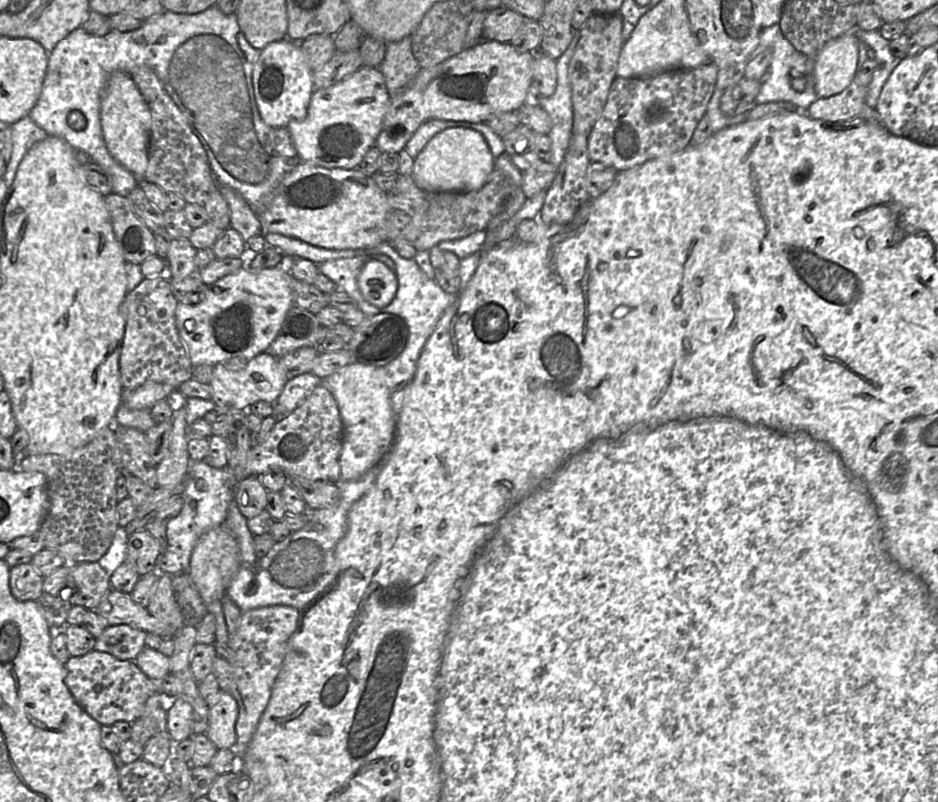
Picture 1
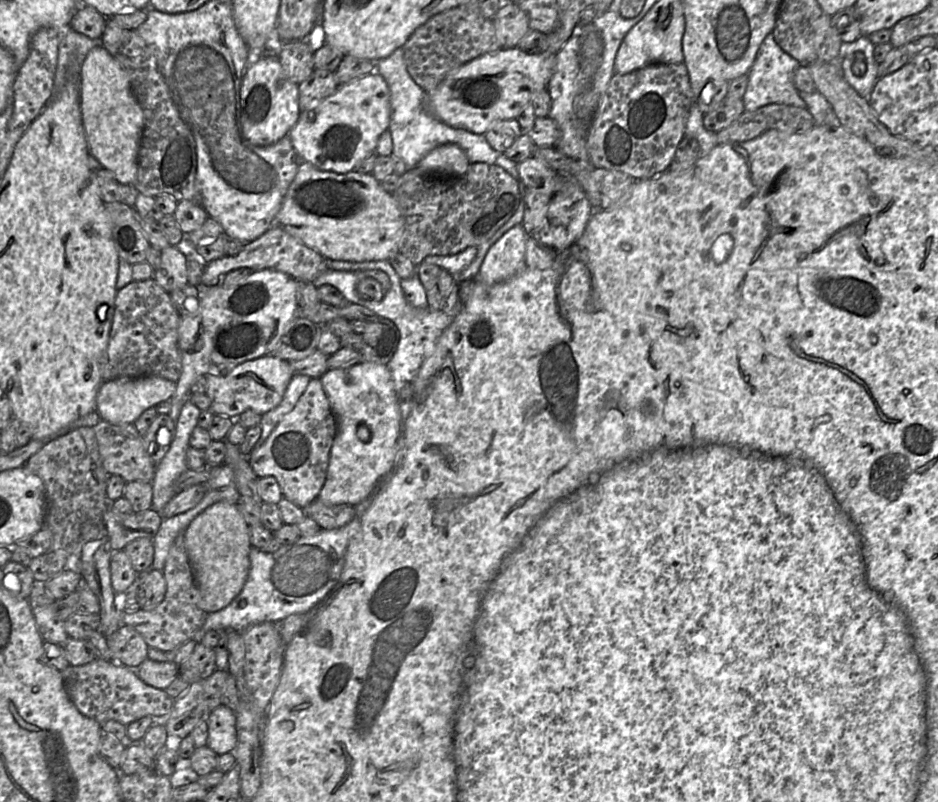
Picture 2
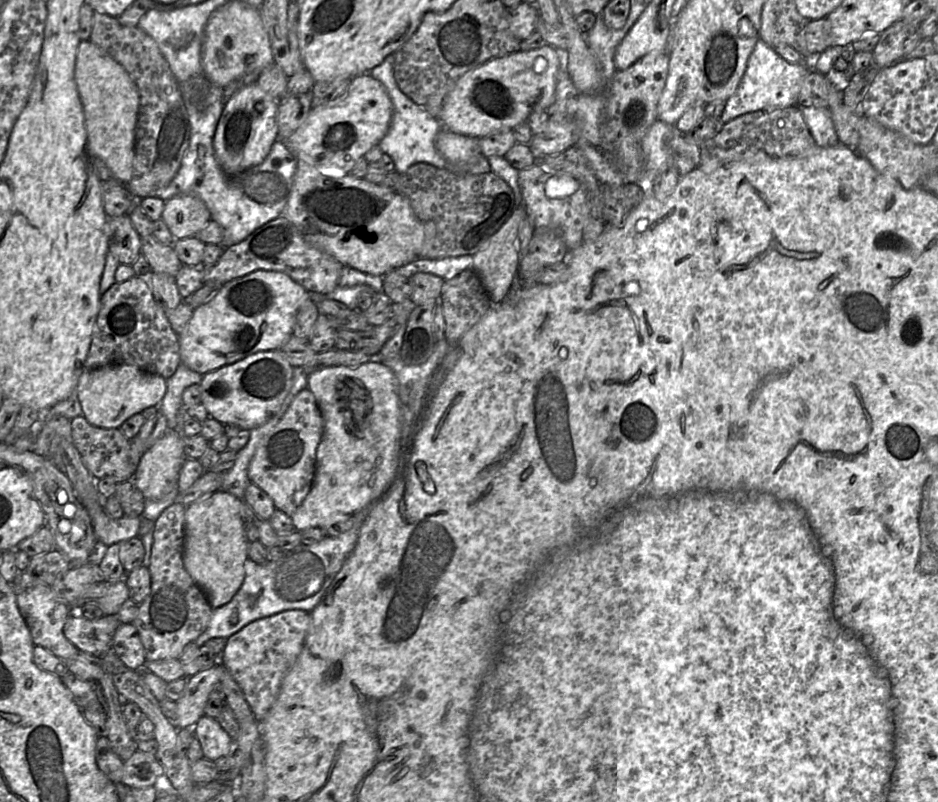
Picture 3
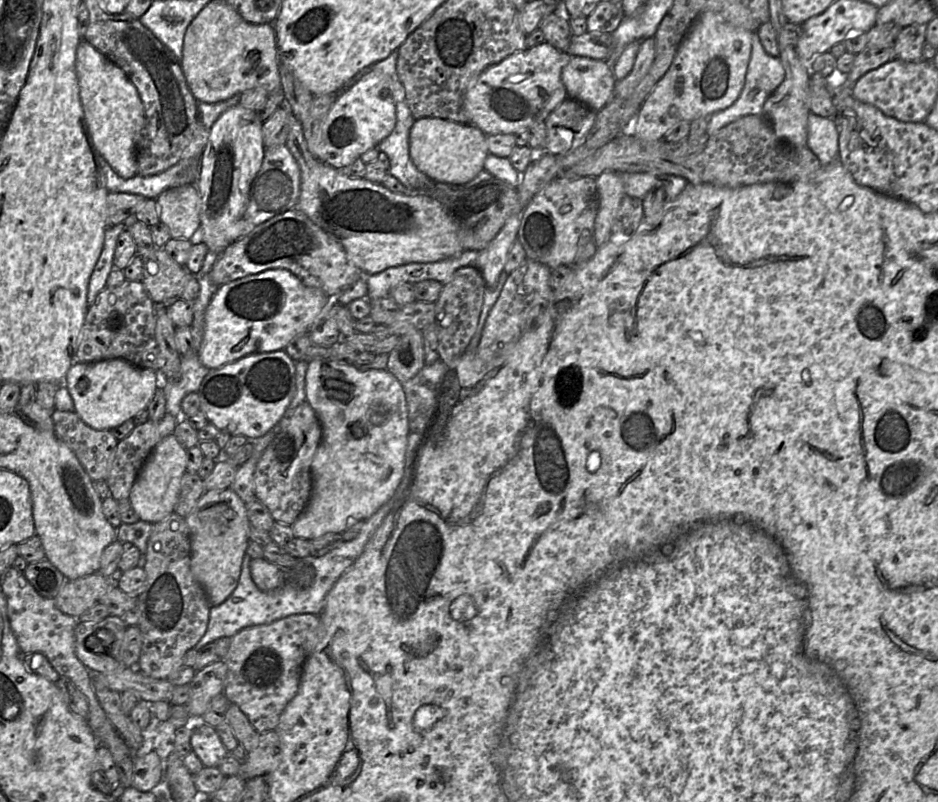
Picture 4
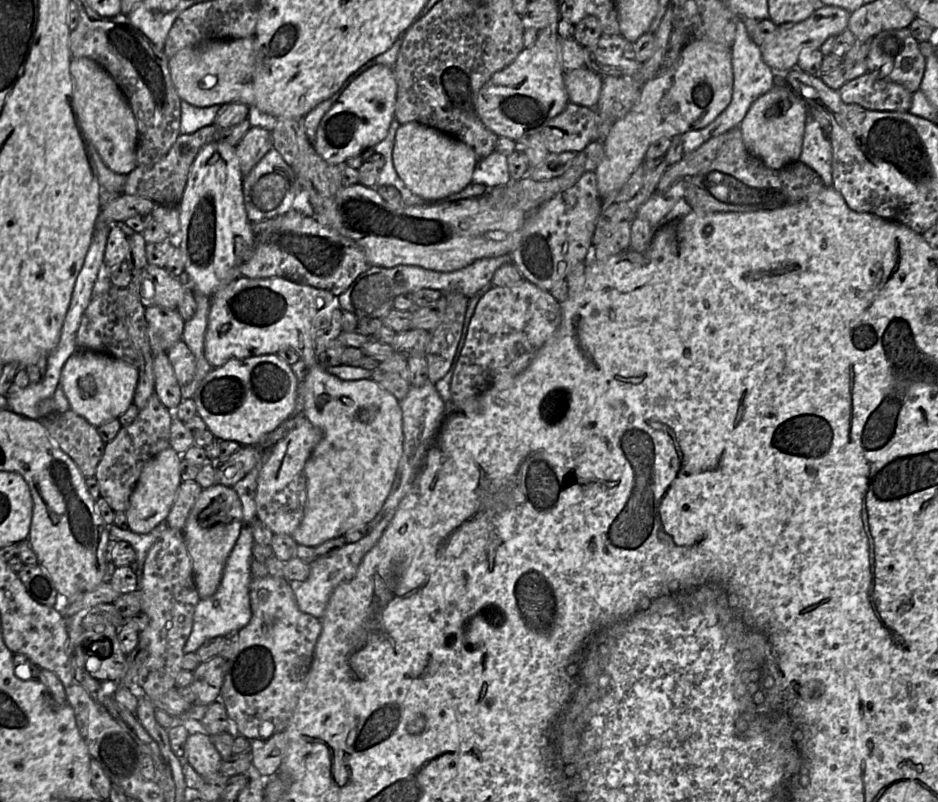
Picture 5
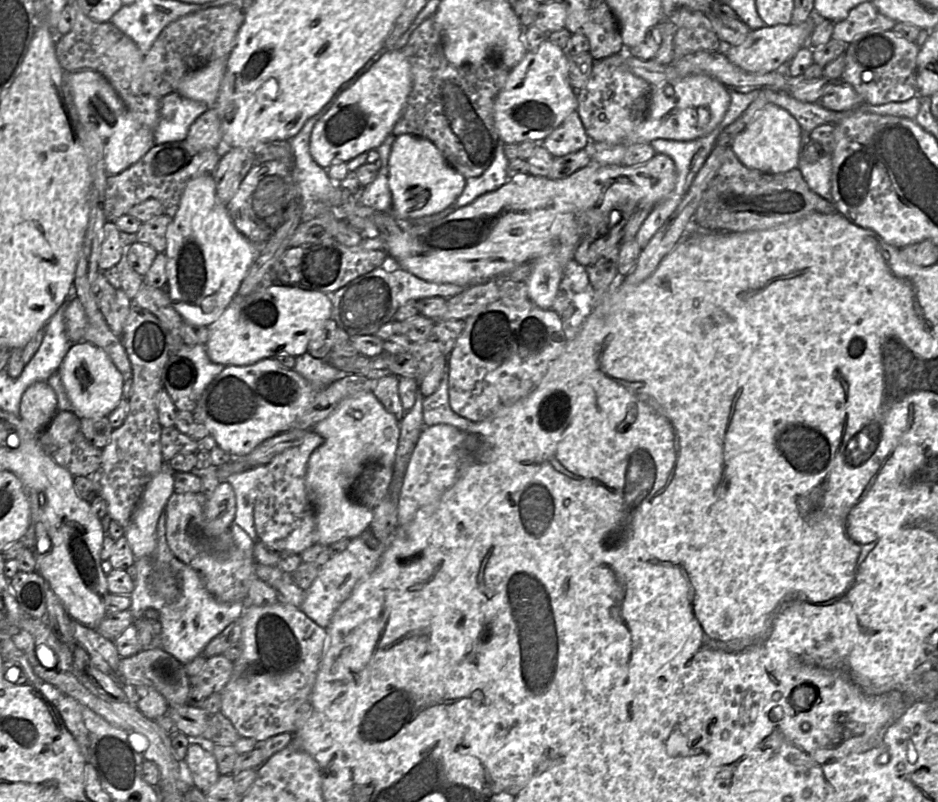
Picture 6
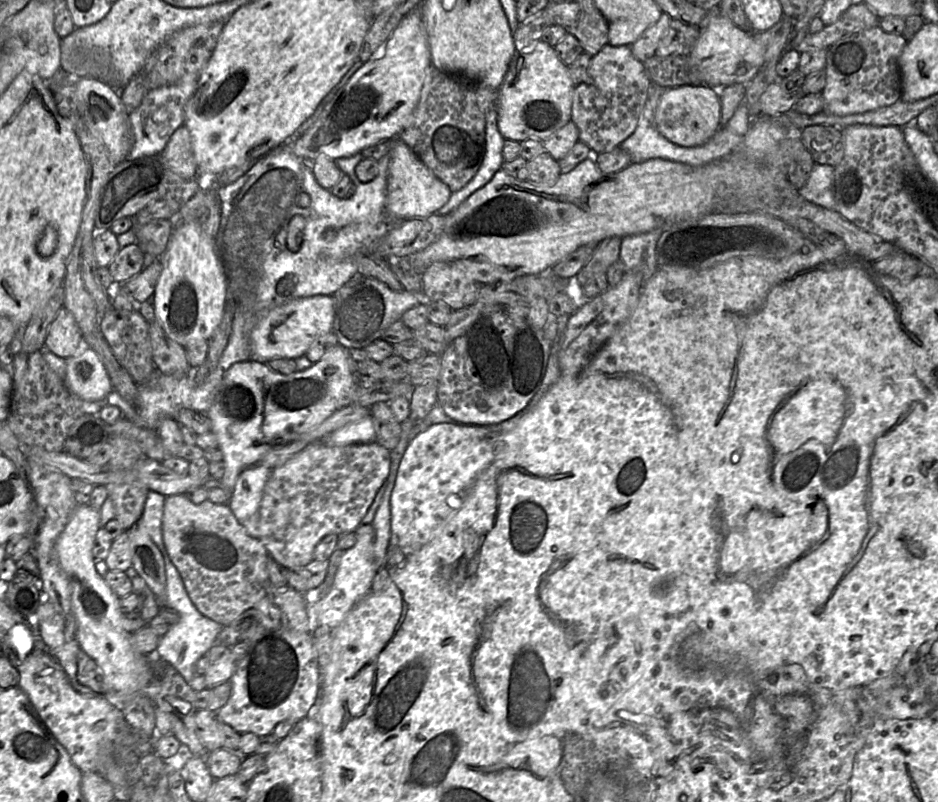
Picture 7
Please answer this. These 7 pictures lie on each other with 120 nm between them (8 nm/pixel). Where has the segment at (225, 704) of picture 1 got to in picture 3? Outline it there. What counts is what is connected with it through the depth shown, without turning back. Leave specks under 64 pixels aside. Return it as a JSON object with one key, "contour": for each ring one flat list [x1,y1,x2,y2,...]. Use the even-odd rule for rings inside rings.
{"contour":[[202,716,194,725,193,733,201,744,204,758,215,762,232,754,234,742,215,718]]}

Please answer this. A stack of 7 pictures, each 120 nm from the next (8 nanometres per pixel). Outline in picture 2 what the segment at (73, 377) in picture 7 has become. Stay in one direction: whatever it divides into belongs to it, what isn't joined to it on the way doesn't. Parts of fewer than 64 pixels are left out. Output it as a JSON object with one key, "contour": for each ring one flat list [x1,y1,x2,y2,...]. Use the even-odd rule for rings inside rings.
{"contour":[[158,376,104,381,96,396,96,412,100,418,114,425,133,424,148,408,170,400,176,391,176,383]]}

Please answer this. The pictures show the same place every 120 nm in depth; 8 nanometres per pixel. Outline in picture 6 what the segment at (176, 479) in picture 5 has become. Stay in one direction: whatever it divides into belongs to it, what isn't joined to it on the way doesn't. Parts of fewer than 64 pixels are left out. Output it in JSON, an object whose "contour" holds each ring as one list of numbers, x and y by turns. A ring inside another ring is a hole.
{"contour":[[167,464,146,486,126,526,125,536,135,559,151,556,157,547,157,523,174,493,175,471]]}

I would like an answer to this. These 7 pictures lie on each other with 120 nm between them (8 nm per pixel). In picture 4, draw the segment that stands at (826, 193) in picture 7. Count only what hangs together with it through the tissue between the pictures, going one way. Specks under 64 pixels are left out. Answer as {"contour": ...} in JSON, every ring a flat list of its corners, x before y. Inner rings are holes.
{"contour":[[812,112,808,115,807,146,822,166,838,158,839,132,834,118,825,118]]}

